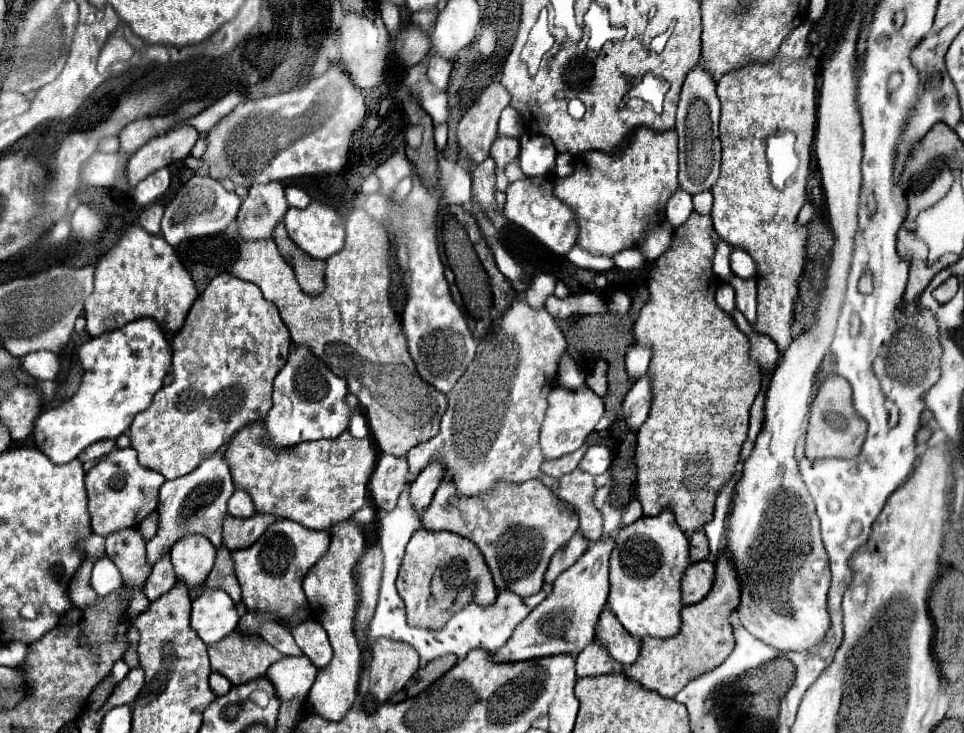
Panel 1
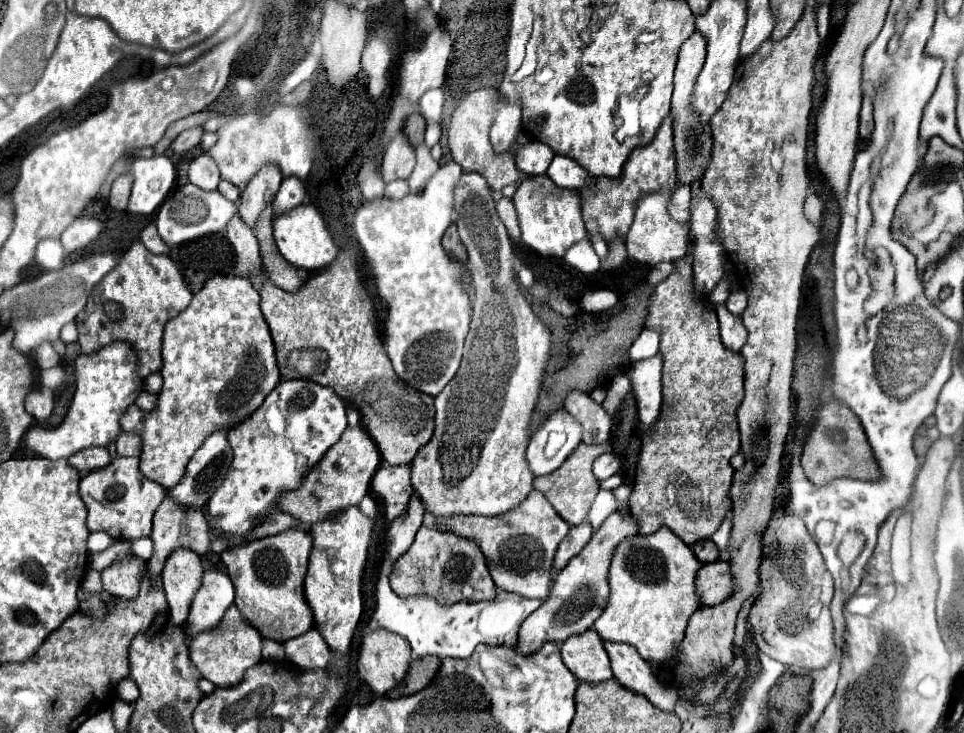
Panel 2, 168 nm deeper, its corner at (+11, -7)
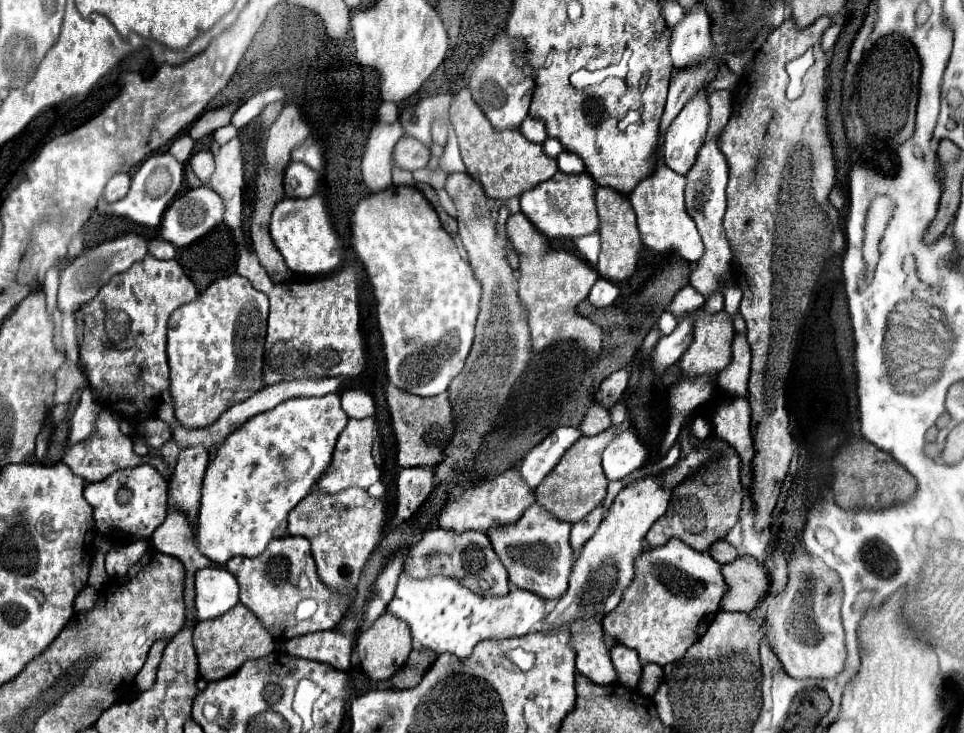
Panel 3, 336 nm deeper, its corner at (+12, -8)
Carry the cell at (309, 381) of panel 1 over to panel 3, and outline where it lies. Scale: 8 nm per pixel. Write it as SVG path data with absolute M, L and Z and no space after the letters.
M337 393L323 397L295 397L279 403L271 411L263 411L247 419L239 429L227 435L221 447L209 459L203 489L201 507L197 515L195 539L197 547L211 561L225 565L231 557L257 557L265 551L267 543L287 535L287 515L289 511L309 495L309 491L323 477L325 469L331 465L335 441L345 429L349 417L341 409Z

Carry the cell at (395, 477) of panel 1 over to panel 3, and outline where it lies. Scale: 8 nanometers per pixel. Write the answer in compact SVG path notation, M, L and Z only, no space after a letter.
M409 467L397 475L397 519L407 521L431 495L435 487L435 469Z

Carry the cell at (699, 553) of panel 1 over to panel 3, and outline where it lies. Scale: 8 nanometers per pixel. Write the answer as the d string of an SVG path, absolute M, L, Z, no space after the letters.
M717 541L717 543L713 543L711 549L709 549L709 555L711 555L715 561L719 561L721 565L731 563L731 561L735 561L735 559L739 557L737 549L735 549L731 543L727 543L727 541Z

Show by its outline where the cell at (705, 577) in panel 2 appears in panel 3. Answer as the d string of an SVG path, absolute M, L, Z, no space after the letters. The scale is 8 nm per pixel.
M739 557L723 565L723 577L729 585L721 607L725 611L751 613L769 593L769 573L755 557Z

